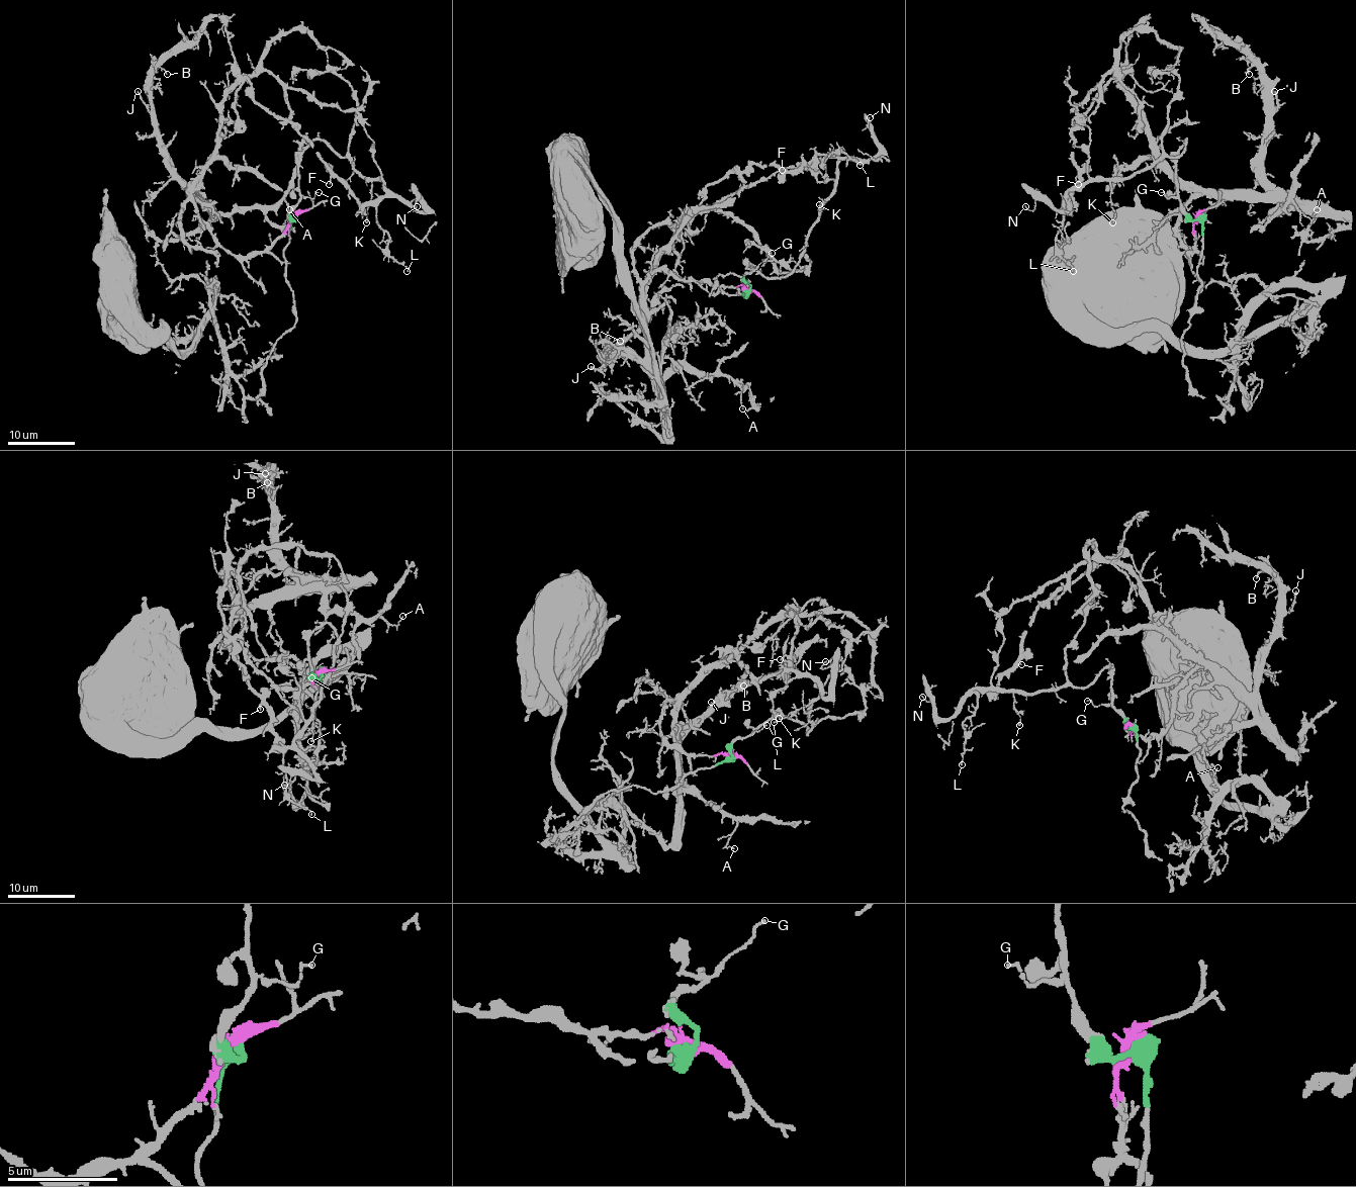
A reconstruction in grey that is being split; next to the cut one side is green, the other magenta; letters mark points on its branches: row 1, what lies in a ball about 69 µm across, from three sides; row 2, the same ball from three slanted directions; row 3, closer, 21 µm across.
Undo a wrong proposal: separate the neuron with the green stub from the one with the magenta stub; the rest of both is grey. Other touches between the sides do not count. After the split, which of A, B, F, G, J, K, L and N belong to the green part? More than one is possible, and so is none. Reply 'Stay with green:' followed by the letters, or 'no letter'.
Stay with green: F, G, K, L, N

